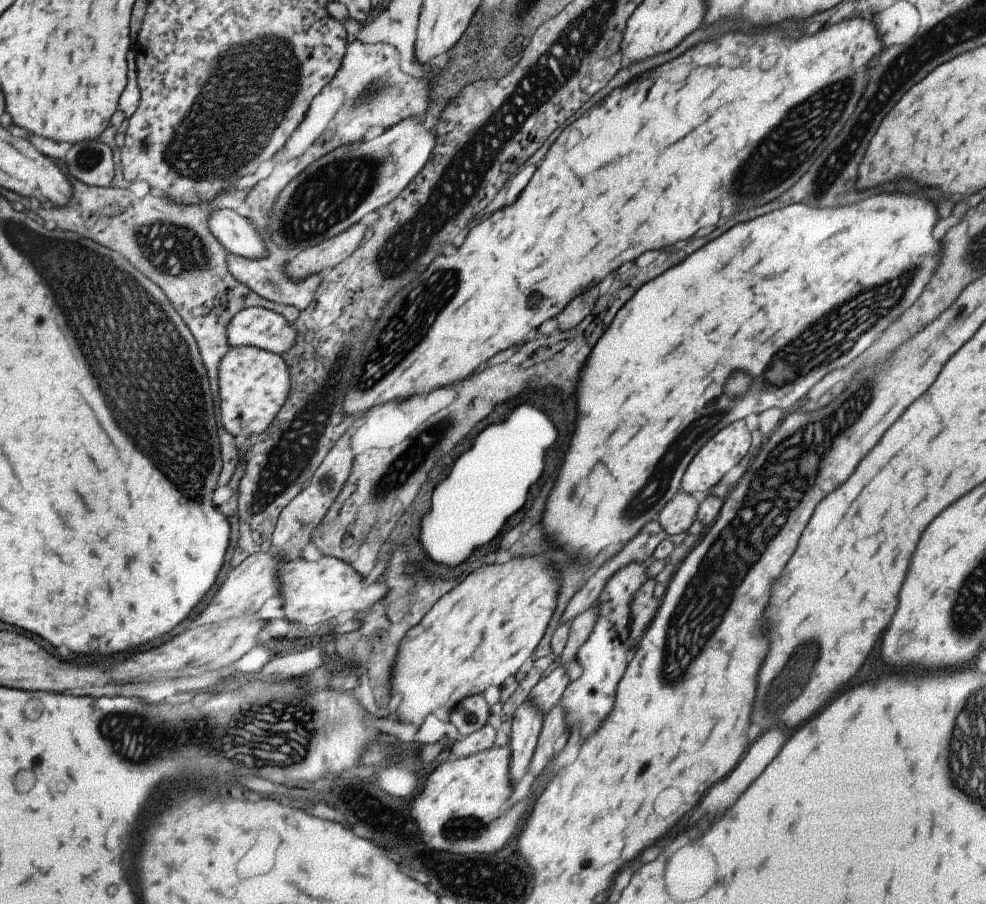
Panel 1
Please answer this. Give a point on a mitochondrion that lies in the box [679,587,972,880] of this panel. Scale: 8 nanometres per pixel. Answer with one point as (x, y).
(797, 669)

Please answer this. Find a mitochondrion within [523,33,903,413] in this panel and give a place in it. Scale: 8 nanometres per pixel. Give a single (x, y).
(776, 157)

